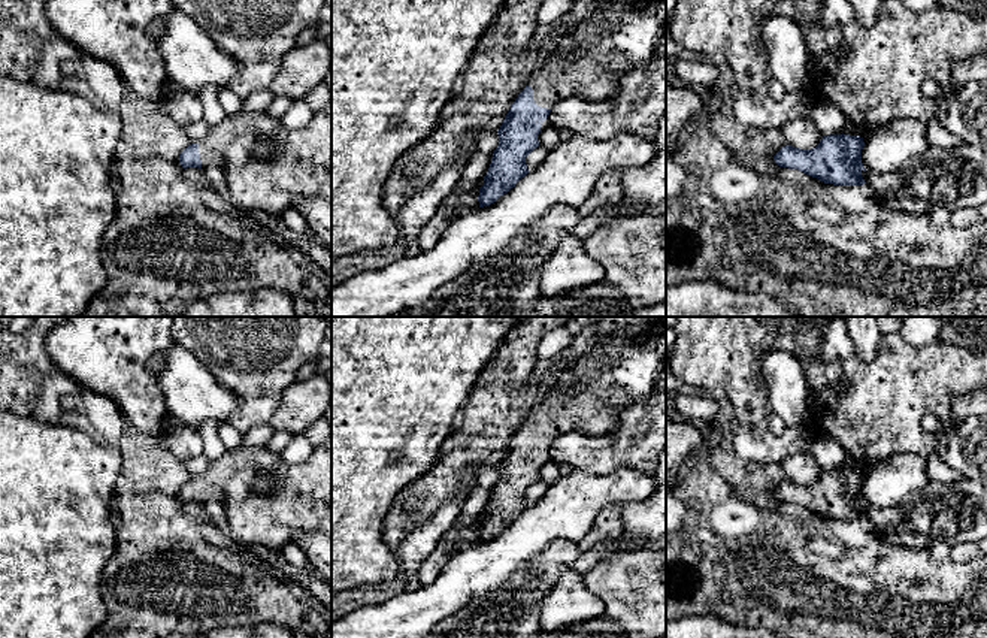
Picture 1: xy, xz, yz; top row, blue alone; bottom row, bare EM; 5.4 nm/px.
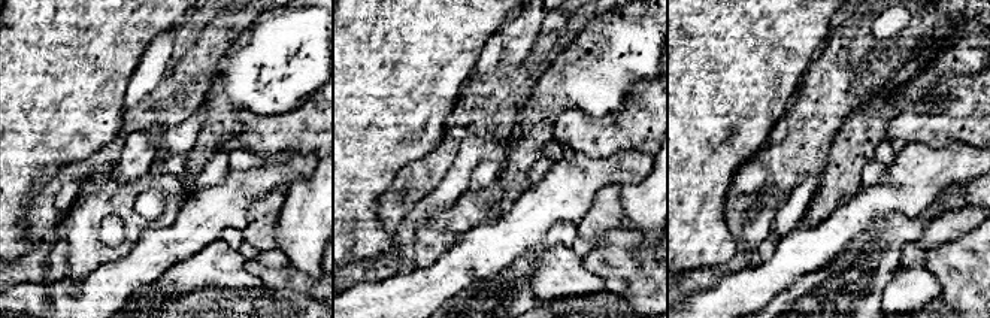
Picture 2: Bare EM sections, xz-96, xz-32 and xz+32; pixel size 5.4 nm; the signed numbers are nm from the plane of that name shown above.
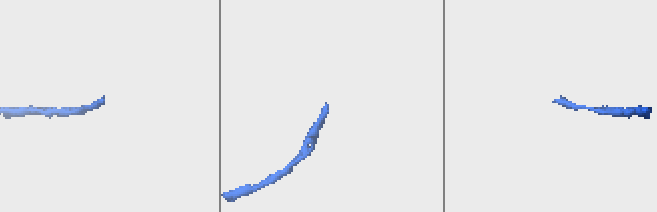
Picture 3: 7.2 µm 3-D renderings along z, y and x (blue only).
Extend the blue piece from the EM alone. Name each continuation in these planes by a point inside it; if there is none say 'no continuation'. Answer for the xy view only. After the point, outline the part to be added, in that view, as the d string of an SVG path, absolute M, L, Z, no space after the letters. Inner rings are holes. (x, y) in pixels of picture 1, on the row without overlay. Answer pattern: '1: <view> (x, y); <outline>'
1: xy (211, 484); M230 454L224 459L222 466L224 469L219 474L217 469L214 469L206 475L199 477L202 504L218 502L224 499L224 480L237 466L231 462Z

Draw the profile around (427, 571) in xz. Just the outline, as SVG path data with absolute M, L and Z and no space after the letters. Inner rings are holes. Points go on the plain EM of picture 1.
M484 512L479 514L469 526L461 530L458 539L452 545L451 553L443 551L442 538L438 541L435 550L417 568L415 581L420 584L420 587L427 586L438 578L451 554L479 544L478 530L484 517Z

